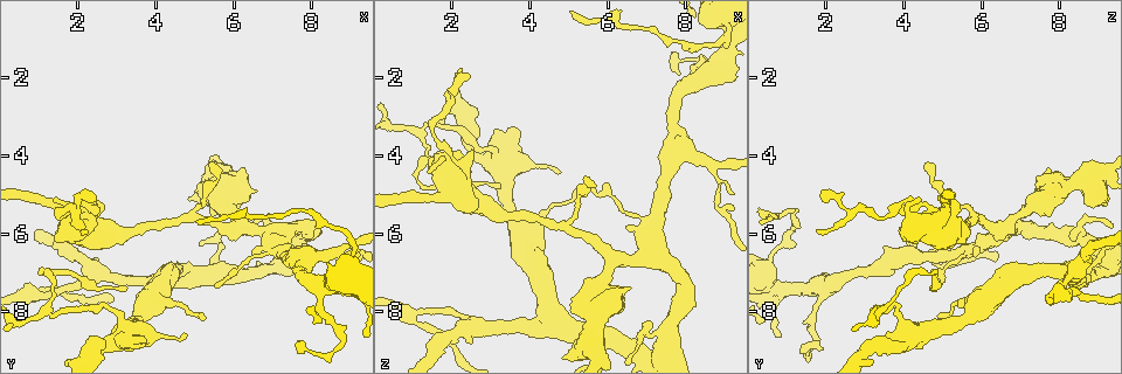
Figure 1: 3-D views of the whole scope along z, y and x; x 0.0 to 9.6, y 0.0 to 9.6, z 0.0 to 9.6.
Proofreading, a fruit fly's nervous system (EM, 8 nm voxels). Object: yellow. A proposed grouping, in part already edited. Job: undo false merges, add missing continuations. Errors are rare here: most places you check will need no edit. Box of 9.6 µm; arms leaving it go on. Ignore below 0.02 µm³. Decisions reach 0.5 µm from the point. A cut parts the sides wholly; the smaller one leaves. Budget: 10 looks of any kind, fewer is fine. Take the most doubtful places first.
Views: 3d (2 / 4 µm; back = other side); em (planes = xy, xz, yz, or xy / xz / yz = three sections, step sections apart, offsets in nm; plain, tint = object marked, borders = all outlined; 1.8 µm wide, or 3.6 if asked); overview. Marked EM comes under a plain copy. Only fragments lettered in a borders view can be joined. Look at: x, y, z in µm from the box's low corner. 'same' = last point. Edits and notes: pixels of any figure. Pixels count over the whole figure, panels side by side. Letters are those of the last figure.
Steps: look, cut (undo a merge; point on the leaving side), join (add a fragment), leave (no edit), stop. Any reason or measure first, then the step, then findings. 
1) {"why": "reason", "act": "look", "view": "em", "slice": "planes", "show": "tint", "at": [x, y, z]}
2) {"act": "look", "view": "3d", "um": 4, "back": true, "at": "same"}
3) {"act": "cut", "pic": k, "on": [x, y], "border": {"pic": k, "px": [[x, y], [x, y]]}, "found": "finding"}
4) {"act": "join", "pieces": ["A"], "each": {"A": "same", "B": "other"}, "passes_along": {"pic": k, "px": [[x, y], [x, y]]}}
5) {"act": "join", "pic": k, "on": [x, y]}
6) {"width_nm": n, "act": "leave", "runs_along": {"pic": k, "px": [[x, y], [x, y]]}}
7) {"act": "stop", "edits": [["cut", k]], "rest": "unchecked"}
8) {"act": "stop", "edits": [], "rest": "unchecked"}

{"why": "thick turns thin", "act": "look", "view": "em", "slice": "planes", "show": "borders", "at": [7.60, 6.05, 8.50]}

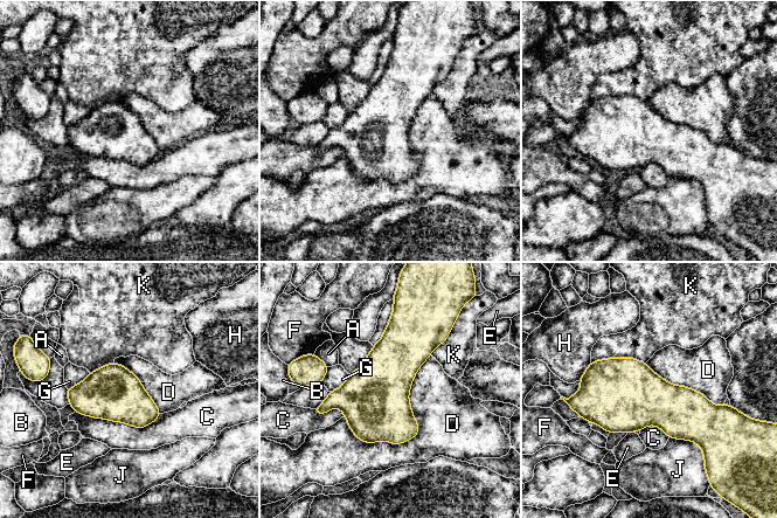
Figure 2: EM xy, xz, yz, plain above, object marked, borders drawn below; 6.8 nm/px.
{"act": "leave", "each": {"A": "other", "B": "other", "C": "other", "D": "other", "E": "other", "F": "other", "G": "other", "H": "other", "J": "other", "K": "other"}, "border": {"pic": 2, "px": [[430, 354], [359, 440]]}, "found": "continuous, no second cell"}

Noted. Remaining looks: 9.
{"why": "an open end", "act": "look", "view": "3d", "um": 4, "at": [5.60, 7.30, 4.75]}

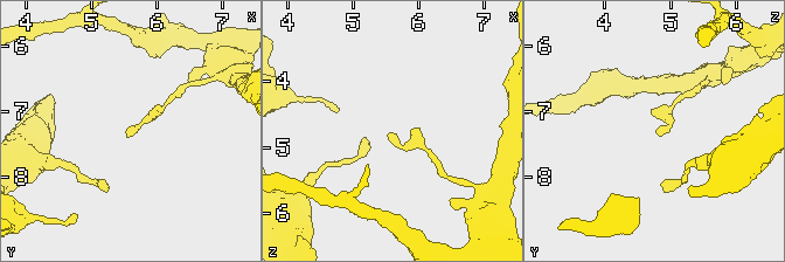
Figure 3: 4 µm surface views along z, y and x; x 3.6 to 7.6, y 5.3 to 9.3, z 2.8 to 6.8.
{"why": "need the tissue", "act": "look", "view": "em", "um": 3.6, "slice": "planes", "show": "borders", "at": [5.55, 7.30, 4.80]}

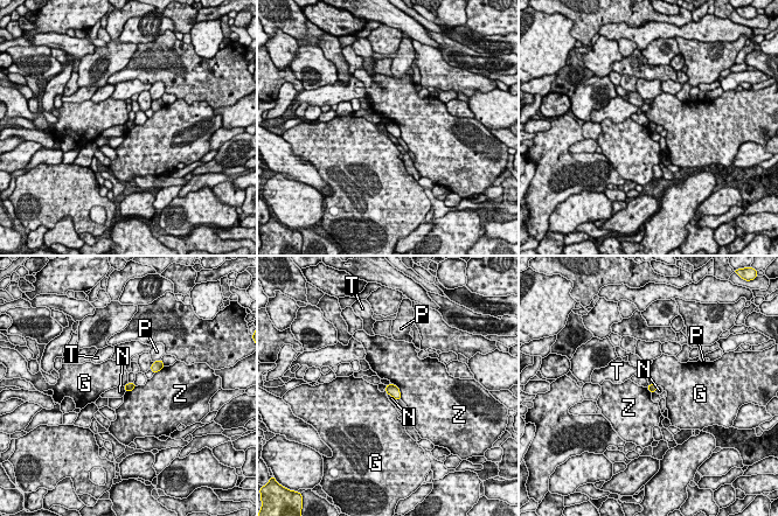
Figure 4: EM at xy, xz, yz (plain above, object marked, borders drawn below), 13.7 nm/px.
{"act": "leave", "each": {"G": "other", "N": "other", "P": "other", "T": "other", "Z": "other"}, "border": {"pic": 4, "px": [[650, 383], [657, 386]]}, "found": "none of them fits"}

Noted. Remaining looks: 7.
{"why": "branch stops here", "act": "look", "view": "em", "slice": "planes", "show": "borders", "at": [7.75, 8.95, 1.90]}

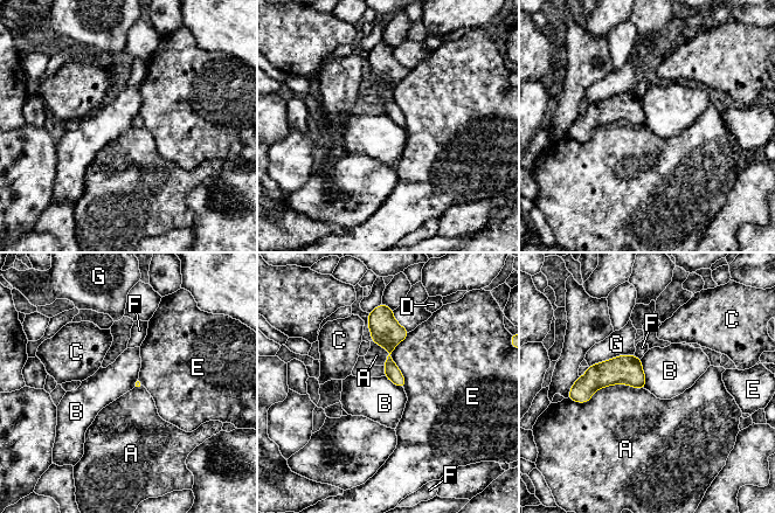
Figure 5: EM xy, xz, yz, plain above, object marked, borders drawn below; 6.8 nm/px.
{"width_nm": 70, "act": "leave", "each": {"A": "other", "B": "other", "C": "other", "D": "other", "E": "other", "F": "other", "G": "other"}, "border": {"pic": 5, "px": [[639, 359], [645, 376], [644, 388]]}, "found": "none of them fits"}

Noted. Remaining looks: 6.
{"why": "free end", "act": "look", "view": "3d", "um": 4, "at": [6.55, 4.90, 7.40]}

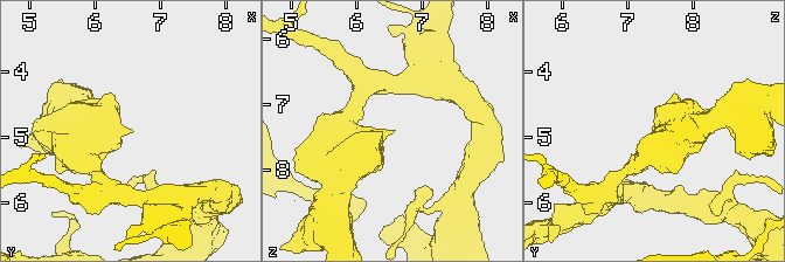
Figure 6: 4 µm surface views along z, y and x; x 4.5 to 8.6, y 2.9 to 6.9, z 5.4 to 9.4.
{"act": "look", "view": "em", "um": 3.6, "slice": "planes", "show": "borders", "at": [6.55, 4.85, 7.40]}

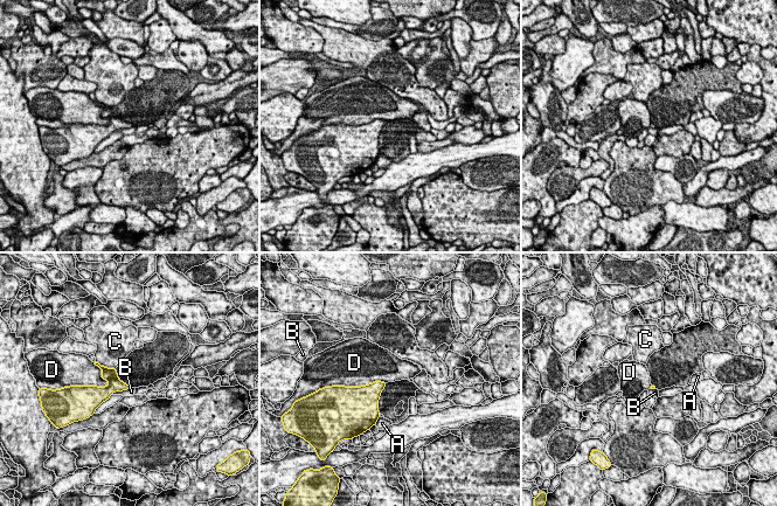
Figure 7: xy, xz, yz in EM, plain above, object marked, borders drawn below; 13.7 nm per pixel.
{"act": "leave", "each": {"A": "other", "B": "other", "C": "other", "D": "other"}, "border": {"pic": 7, "px": [[94, 362], [108, 386]]}, "found": "none of them fits"}

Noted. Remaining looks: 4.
{"act": "stop", "edits": [], "rest": "unchecked"}

